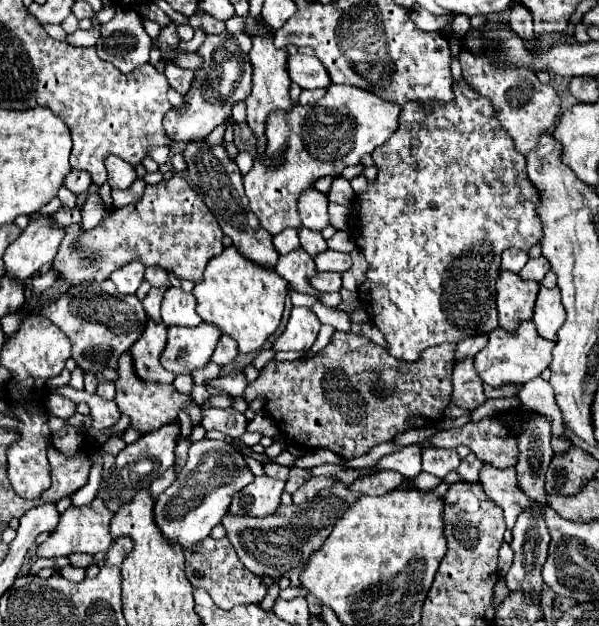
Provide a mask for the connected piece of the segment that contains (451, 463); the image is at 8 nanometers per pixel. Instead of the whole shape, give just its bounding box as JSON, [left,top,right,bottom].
[422,446,462,478]

